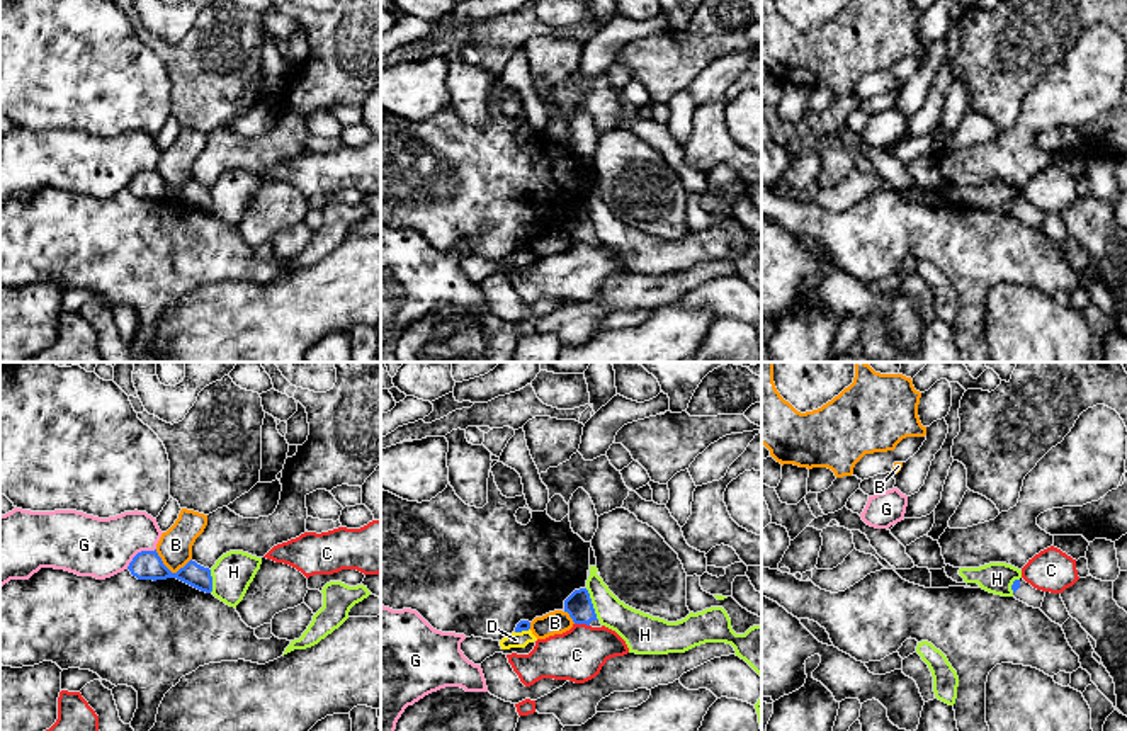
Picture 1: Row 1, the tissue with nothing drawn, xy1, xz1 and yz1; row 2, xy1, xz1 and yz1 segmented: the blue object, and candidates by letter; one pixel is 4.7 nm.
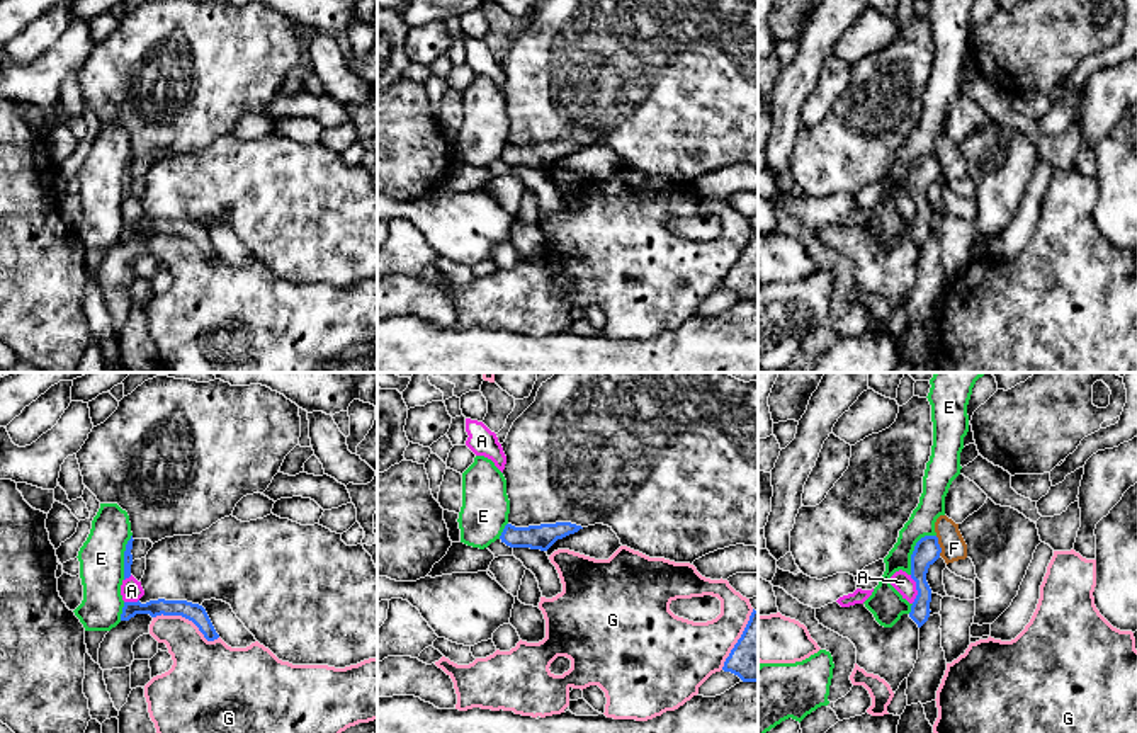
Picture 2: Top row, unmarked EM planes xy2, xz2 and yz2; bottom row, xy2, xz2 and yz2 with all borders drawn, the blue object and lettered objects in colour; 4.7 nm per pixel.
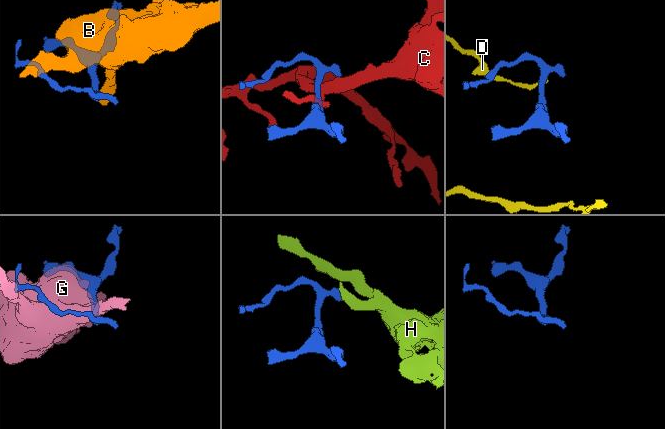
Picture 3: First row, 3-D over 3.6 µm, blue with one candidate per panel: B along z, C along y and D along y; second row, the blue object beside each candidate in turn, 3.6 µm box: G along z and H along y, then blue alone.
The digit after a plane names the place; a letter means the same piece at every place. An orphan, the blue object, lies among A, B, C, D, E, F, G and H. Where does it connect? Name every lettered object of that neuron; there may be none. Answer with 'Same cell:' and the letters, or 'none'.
Same cell: none

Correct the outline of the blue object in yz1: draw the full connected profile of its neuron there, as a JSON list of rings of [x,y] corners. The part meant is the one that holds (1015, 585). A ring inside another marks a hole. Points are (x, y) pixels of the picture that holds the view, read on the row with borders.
[[[1023,578],[1015,580],[1011,585],[1013,597],[1028,607],[1040,609],[1045,592],[1034,588],[1030,583],[1027,583]]]

